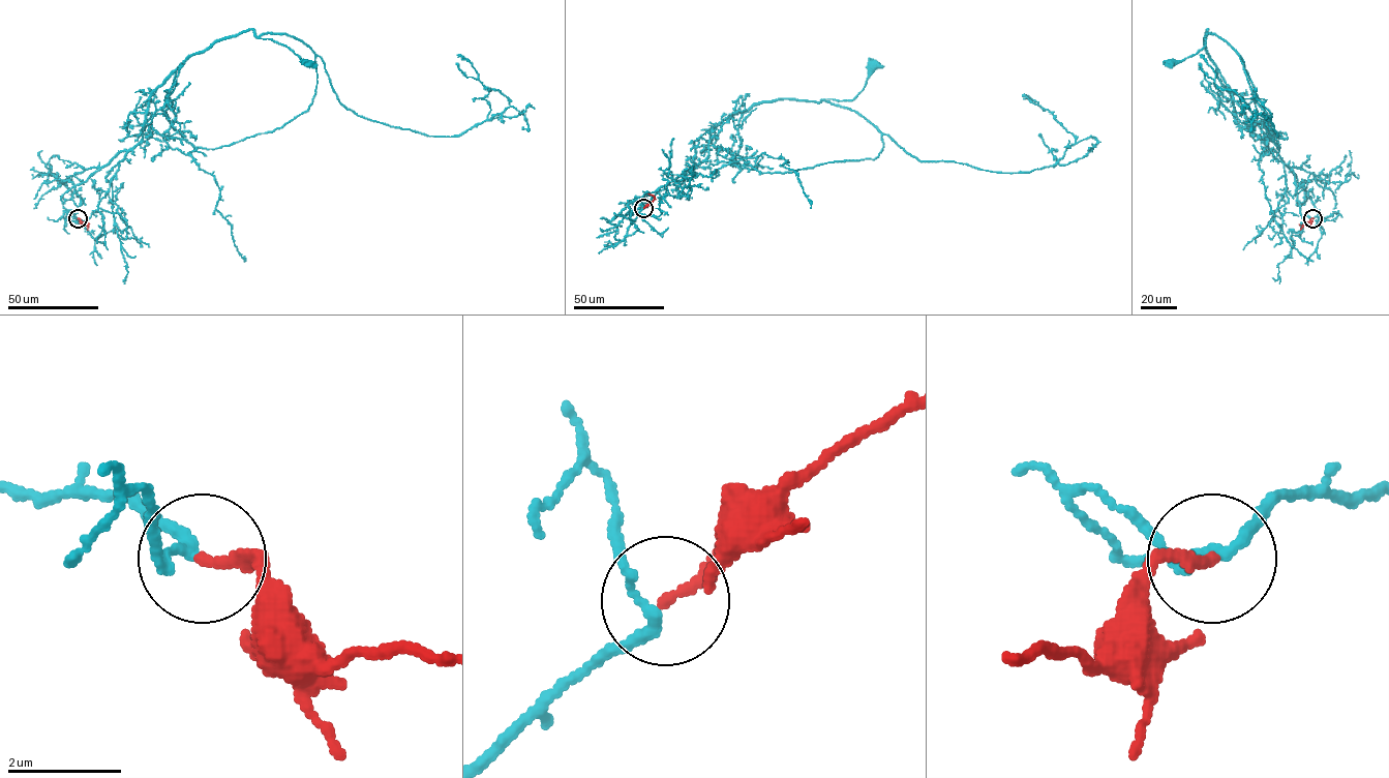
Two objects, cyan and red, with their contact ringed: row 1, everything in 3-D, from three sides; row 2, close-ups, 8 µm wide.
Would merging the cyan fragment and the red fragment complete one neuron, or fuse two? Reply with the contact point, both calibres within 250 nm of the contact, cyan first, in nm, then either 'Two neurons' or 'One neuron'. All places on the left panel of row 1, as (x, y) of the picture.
Place: (78, 218). Thickness 170 nm (cyan) against 200 nm. One neuron

